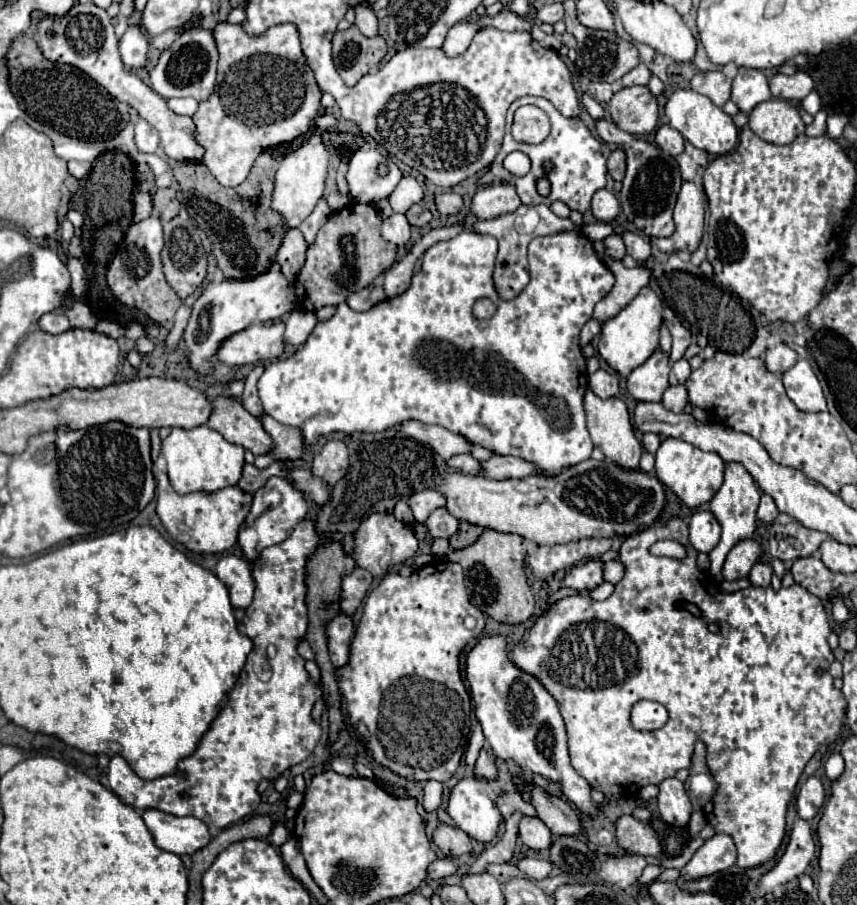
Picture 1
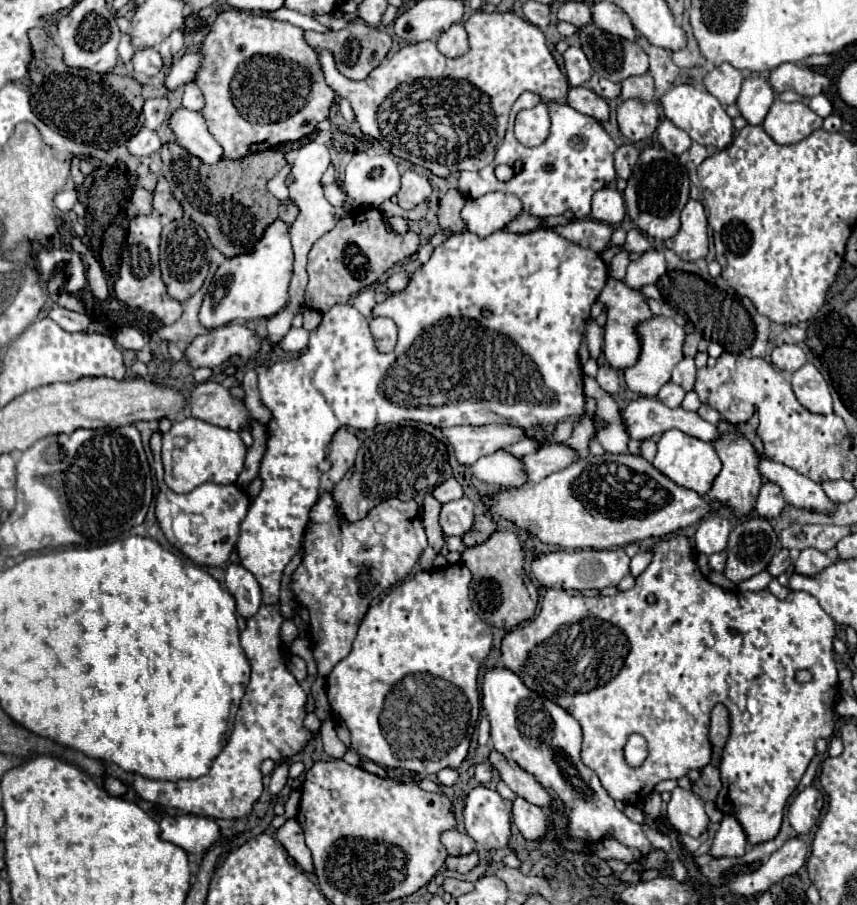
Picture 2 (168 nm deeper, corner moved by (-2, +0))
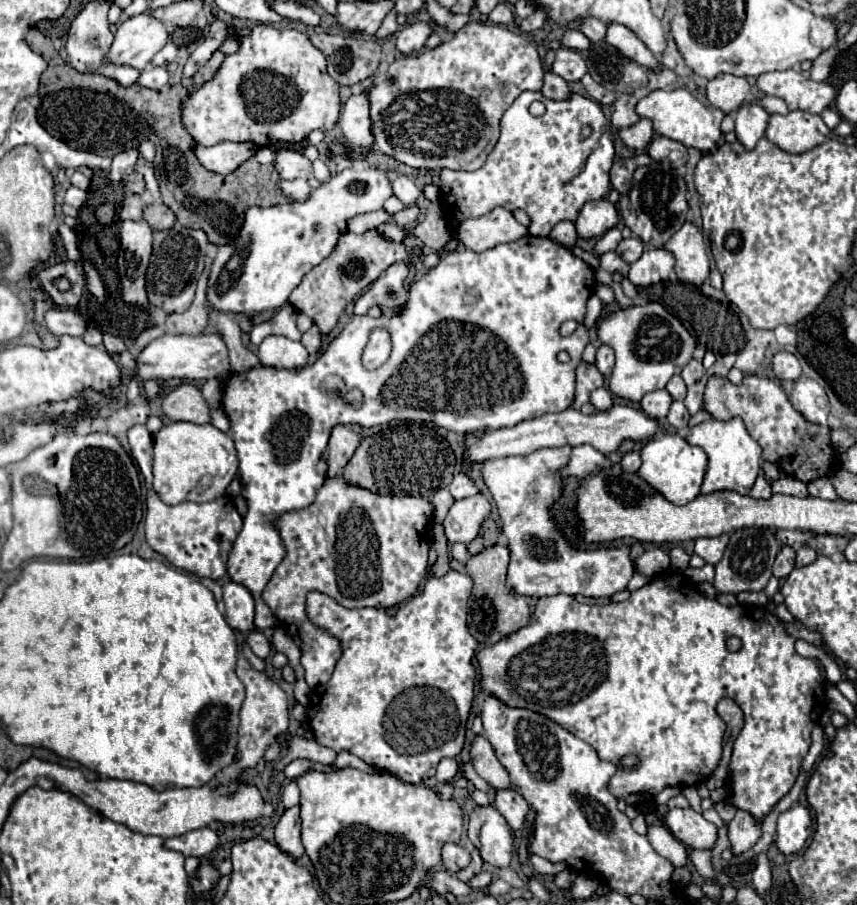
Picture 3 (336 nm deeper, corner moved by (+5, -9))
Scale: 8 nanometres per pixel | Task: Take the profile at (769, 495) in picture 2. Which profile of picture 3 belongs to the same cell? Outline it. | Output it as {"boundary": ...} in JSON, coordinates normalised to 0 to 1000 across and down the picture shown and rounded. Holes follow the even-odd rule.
{"boundary":[[[883,527],[876,545],[874,545],[879,551],[897,551],[902,547],[900,543],[900,534],[893,529],[893,527]]]}

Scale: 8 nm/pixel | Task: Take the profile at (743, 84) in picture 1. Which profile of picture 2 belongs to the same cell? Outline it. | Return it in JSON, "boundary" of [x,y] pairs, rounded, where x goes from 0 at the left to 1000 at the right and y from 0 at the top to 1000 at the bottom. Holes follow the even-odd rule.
{"boundary":[[[877,84],[868,88],[859,117],[873,137],[884,139],[891,135],[901,113],[903,113],[903,99],[896,93],[896,88],[889,84]]]}

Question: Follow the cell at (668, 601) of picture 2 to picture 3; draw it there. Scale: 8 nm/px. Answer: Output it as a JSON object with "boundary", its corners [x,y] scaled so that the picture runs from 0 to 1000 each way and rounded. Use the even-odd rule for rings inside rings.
{"boundary":[[[771,633],[762,640],[739,653],[732,664],[711,669],[683,669],[664,657],[631,660],[617,691],[559,719],[557,730],[564,739],[564,761],[594,781],[620,783],[645,794],[690,823],[704,841],[720,845],[725,834],[743,832],[748,843],[741,854],[720,850],[708,867],[718,883],[727,883],[739,892],[750,890],[774,870],[823,863],[841,839],[846,808],[834,779],[839,772],[851,770],[869,790],[869,801],[865,812],[860,812],[851,844],[853,890],[890,907],[925,870],[946,825],[946,808],[956,799],[960,781],[965,781],[963,748],[953,730],[939,728],[928,719],[930,706],[958,715],[960,704],[932,684],[925,686],[930,693],[911,686],[895,671],[846,671],[834,662],[820,660],[790,633]],[[855,702],[867,710],[860,722],[853,722],[846,713]]]}

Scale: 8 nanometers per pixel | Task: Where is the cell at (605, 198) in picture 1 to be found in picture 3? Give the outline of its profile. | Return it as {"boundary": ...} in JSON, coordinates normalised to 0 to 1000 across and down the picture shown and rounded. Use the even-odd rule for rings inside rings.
{"boundary":[[[699,220],[699,222],[685,222],[671,244],[673,257],[683,264],[690,262],[701,262],[706,255],[711,255],[713,251],[718,251],[722,244],[720,231],[715,224],[711,224],[708,220]]]}

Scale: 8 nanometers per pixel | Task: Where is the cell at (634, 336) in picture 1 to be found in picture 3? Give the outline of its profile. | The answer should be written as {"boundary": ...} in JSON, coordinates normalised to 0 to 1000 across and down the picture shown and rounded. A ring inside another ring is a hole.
{"boundary":[[[701,381],[701,383],[697,386],[697,399],[694,399],[694,403],[697,403],[697,408],[704,412],[706,419],[713,417],[715,401],[718,401],[718,390],[715,390],[715,386],[713,386],[711,381]]]}

